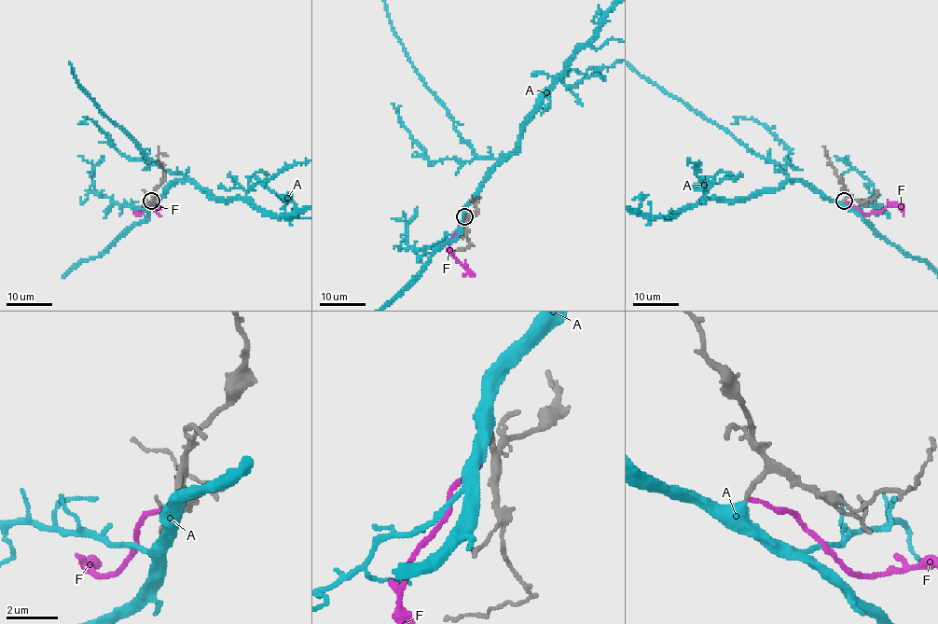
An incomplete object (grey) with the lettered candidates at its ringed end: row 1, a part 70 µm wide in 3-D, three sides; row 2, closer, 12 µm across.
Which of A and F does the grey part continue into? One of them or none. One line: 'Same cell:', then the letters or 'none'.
Same cell: A

